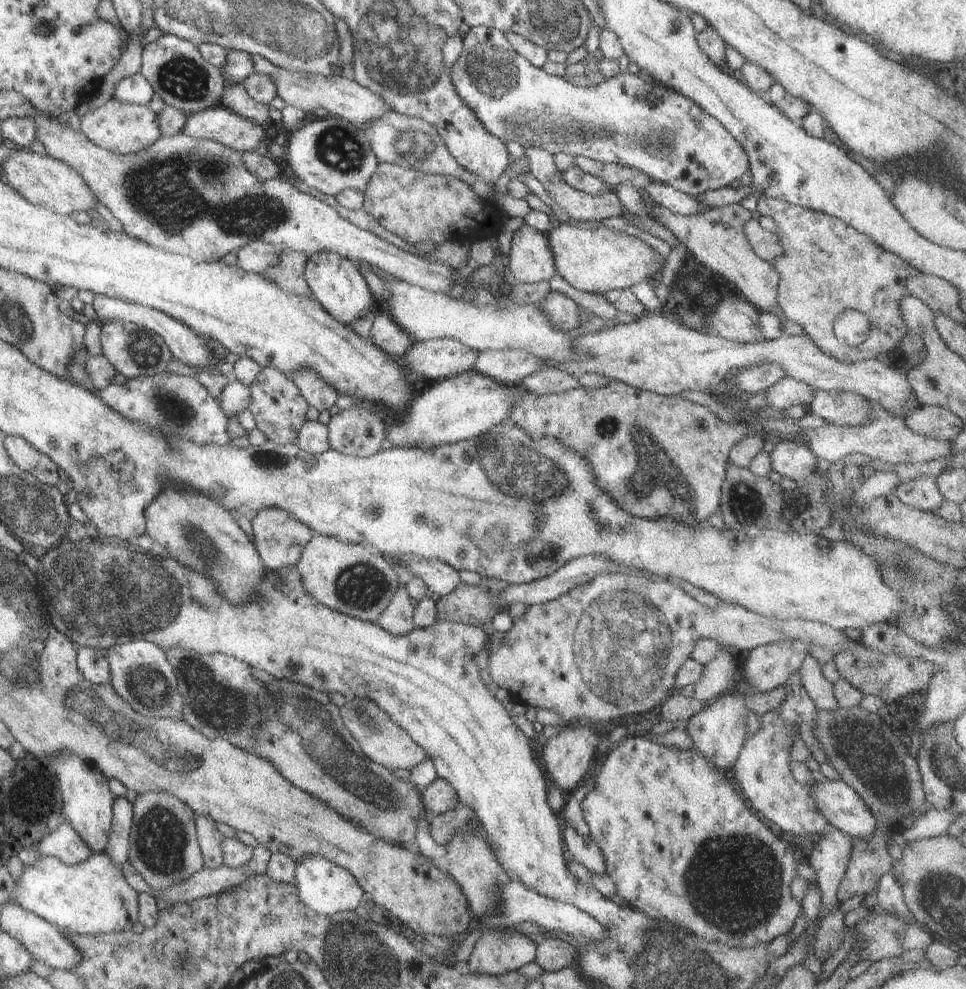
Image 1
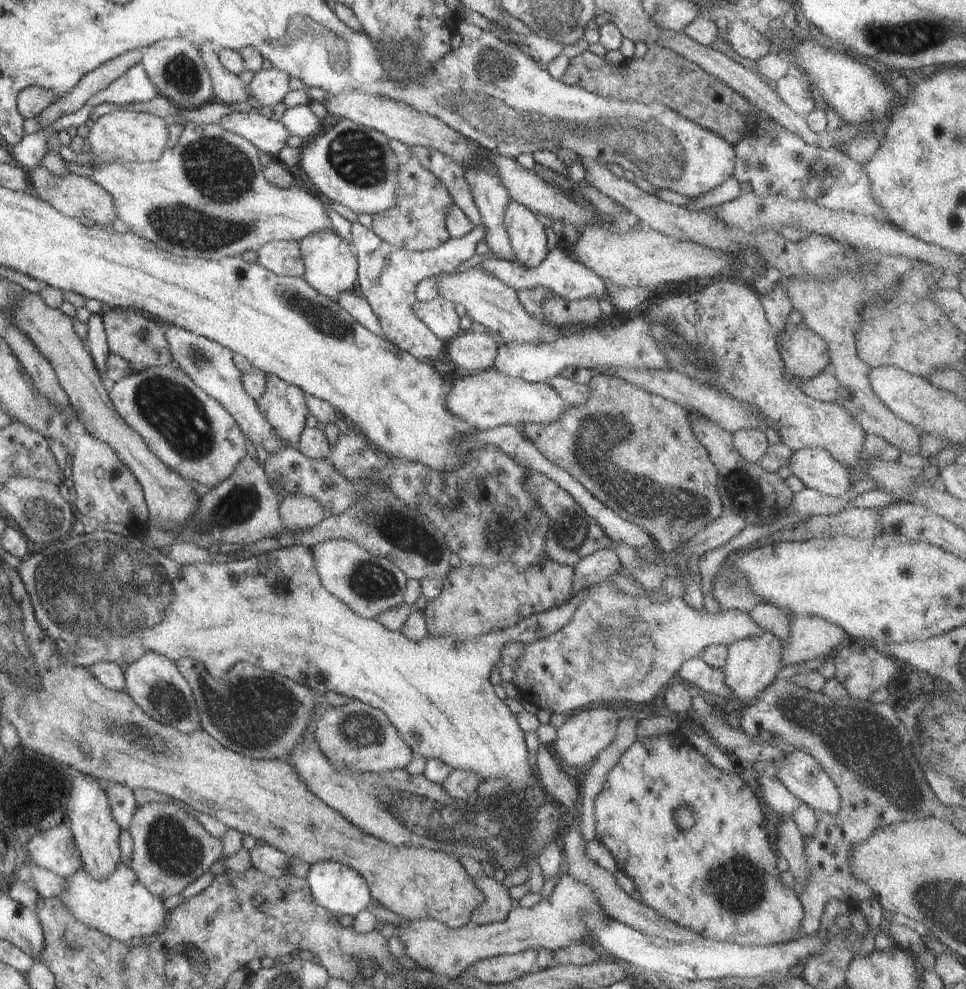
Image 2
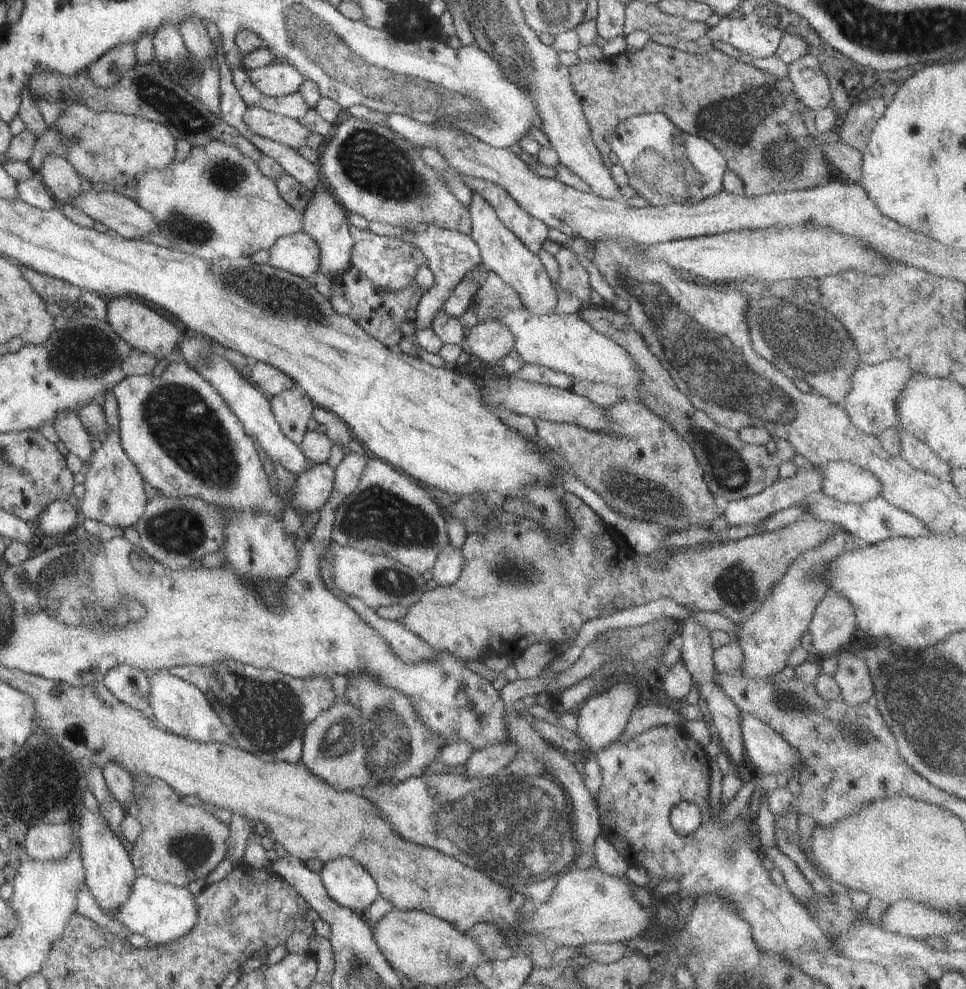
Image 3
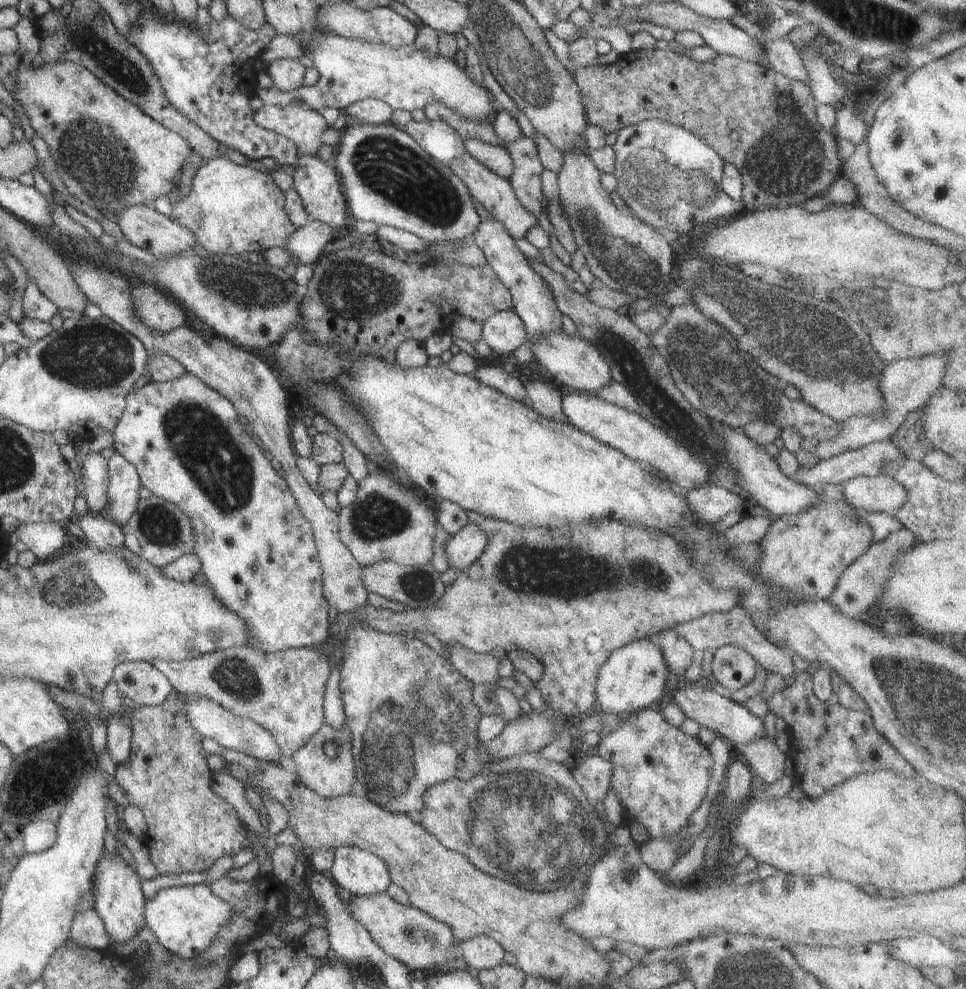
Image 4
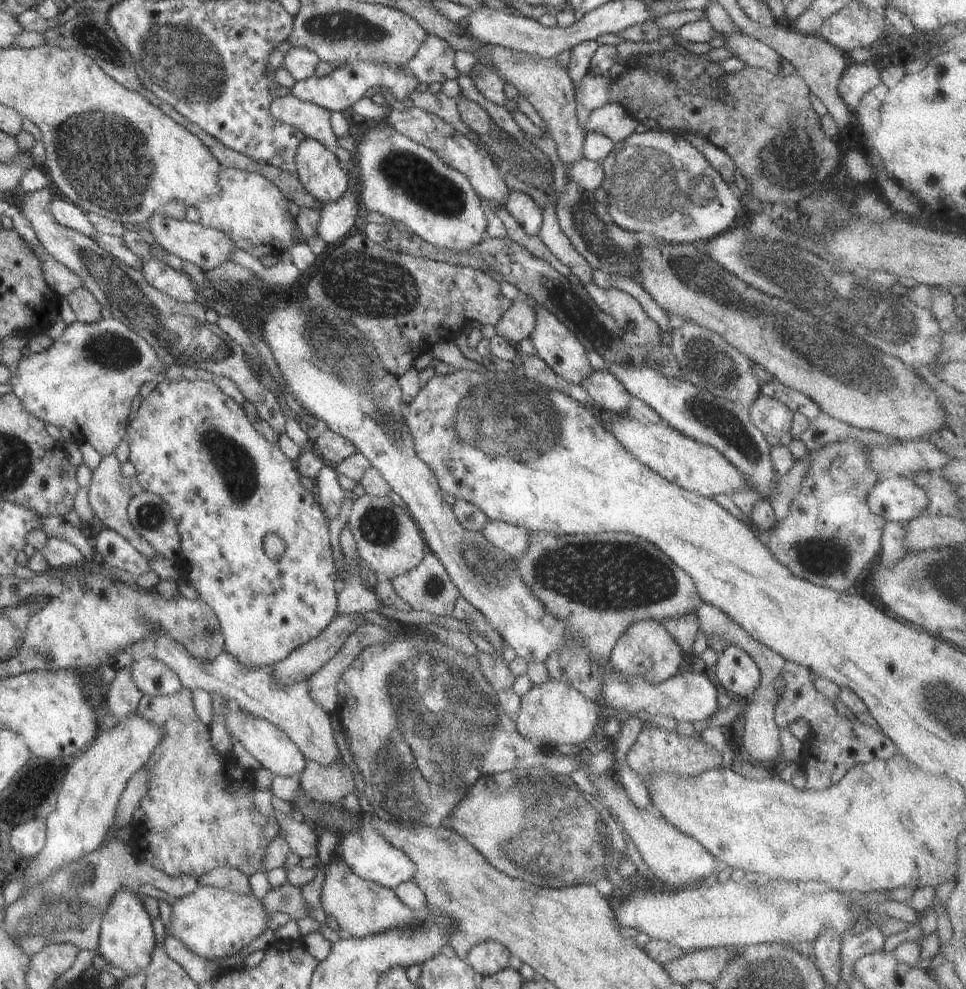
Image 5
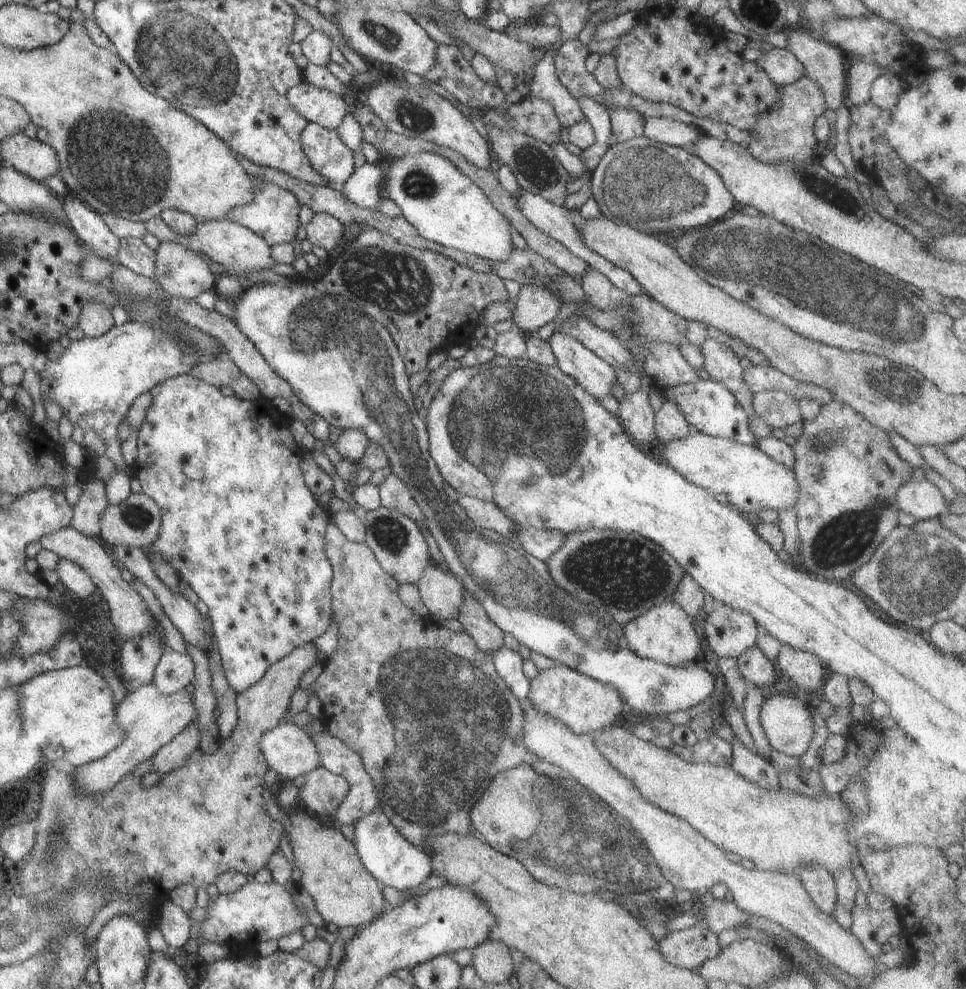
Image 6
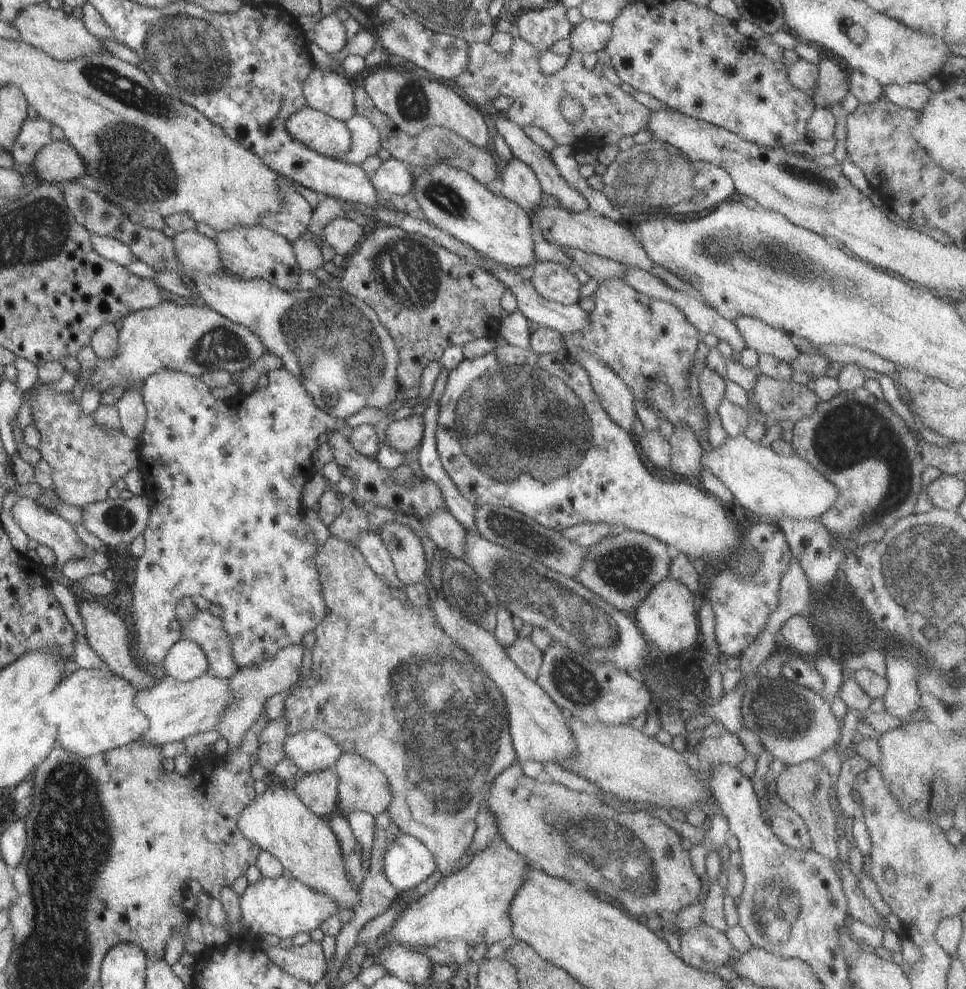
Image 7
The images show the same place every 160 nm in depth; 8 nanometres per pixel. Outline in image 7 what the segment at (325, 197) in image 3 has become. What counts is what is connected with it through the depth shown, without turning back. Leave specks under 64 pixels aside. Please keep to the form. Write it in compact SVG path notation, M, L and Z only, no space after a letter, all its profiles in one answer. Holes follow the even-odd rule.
M306 105L286 119L286 130L310 150L324 156L342 156L351 147L351 134L344 121Z

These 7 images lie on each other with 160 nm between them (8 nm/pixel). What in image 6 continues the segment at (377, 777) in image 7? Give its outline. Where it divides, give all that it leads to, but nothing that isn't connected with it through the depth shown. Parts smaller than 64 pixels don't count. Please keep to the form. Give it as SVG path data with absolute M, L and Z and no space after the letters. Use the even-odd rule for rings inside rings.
M327 731L310 736L310 740L316 746L316 752L320 756L320 764L330 773L342 776L350 786L350 793L342 800L340 807L334 813L334 822L340 826L355 826L357 821L380 809L379 794L376 793L375 784L366 772L360 756L353 752L344 742L328 734Z

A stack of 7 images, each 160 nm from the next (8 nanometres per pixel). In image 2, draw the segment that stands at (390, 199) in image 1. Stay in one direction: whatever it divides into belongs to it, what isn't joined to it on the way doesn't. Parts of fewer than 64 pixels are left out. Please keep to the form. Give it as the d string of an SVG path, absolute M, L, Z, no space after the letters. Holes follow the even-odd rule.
M412 157L405 164L401 164L397 172L398 198L397 205L386 212L373 214L372 230L382 240L398 248L411 251L427 251L438 248L450 239L445 227L445 212L453 204L447 188Z

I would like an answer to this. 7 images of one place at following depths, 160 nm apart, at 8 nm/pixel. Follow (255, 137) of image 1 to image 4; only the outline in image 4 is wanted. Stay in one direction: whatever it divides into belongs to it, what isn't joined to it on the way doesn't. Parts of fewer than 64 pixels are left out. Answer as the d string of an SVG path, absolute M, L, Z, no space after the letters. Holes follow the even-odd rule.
M264 105L254 113L259 127L285 136L295 144L298 155L314 155L322 146L320 136L330 126L314 109L304 105Z

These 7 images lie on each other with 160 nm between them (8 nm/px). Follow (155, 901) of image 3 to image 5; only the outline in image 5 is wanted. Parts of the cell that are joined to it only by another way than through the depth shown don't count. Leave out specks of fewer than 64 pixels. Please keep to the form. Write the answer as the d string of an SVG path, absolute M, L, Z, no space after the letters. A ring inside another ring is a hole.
M200 885L193 893L171 905L173 913L168 934L176 937L187 949L214 961L240 952L244 946L264 934L272 916L252 892L239 895L218 887Z

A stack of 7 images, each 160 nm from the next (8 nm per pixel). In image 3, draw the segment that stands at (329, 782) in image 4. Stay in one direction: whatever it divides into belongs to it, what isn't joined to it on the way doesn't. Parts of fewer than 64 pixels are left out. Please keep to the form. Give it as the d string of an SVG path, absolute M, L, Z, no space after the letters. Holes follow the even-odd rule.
M337 699L328 710L319 714L318 718L305 728L303 734L301 764L319 781L323 781L339 793L356 792L366 784L375 787L390 781L380 780L380 776L376 776L376 768L380 768L380 765L374 760L368 762L368 738L362 734L360 716L353 705L344 699Z

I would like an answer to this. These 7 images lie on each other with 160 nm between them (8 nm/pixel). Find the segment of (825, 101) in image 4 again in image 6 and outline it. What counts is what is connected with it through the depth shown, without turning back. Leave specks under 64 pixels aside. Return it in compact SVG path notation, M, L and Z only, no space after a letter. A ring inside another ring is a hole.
M856 62L846 73L846 89L848 98L856 107L865 105L870 101L873 82L882 76L880 65Z

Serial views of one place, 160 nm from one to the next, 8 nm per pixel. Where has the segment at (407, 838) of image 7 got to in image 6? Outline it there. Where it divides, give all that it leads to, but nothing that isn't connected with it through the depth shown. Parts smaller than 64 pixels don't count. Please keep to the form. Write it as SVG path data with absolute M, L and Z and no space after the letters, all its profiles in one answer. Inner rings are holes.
M380 810L357 821L354 834L351 843L357 850L360 862L382 886L409 891L433 875L433 866L427 852L404 840Z

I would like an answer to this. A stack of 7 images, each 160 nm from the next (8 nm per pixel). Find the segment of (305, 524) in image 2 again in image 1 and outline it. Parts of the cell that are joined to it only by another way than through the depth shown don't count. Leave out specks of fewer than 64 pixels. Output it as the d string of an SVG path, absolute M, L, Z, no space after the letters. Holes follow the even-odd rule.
M270 508L259 511L251 519L253 536L256 541L254 546L258 555L263 560L265 568L271 571L296 567L301 559L303 550L316 532L306 525L293 519L292 515L278 508Z

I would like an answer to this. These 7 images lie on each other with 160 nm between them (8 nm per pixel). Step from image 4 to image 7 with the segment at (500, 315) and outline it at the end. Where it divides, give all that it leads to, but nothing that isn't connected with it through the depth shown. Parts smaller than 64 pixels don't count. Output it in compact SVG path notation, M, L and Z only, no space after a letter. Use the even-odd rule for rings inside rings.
M538 261L534 270L529 270L531 285L545 299L561 305L573 305L579 302L580 288L583 284L562 263Z

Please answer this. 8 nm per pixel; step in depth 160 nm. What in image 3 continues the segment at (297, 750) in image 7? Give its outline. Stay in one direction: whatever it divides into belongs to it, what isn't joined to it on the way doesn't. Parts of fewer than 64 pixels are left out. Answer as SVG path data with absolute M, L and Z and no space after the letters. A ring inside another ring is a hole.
M146 672L149 678L149 715L152 715L157 726L173 732L178 736L199 743L228 743L232 733L216 711L210 706L206 697L188 681L182 680L168 672Z

